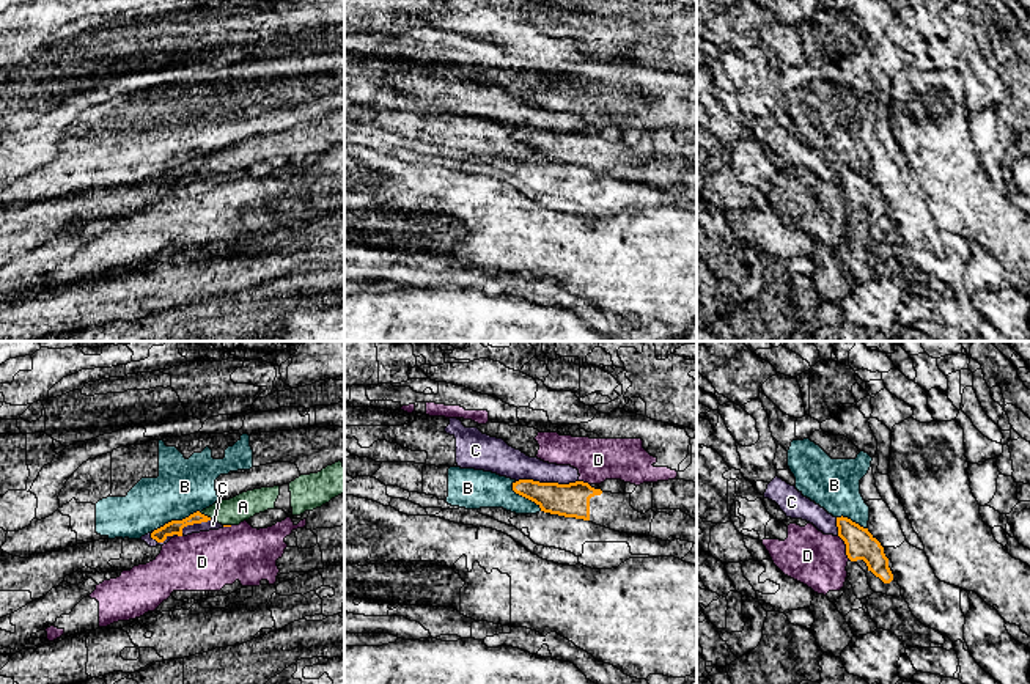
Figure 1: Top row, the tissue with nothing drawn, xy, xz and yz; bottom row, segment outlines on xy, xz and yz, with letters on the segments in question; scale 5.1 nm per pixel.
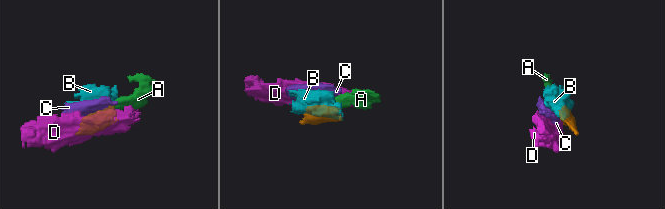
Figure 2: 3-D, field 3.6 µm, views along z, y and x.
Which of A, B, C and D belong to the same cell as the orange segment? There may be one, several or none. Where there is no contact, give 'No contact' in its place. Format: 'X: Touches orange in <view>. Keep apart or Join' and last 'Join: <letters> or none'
A: Touches orange in xy. Keep apart
B: Touches orange in xy. Keep apart
C: Touches orange in xz. Keep apart
D: Touches orange in yz. Keep apart
Join: none

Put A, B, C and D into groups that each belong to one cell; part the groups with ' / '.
A C / B / D

